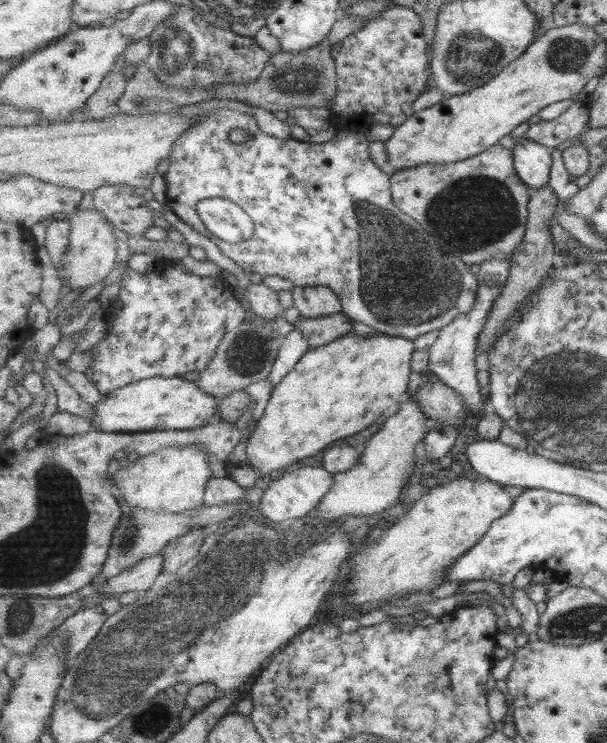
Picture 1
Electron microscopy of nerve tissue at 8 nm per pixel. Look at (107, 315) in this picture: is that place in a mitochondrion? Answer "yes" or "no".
no

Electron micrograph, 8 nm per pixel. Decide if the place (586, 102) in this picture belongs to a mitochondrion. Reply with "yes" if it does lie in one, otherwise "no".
no

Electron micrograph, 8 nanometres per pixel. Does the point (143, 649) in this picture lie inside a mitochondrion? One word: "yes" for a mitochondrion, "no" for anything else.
yes

